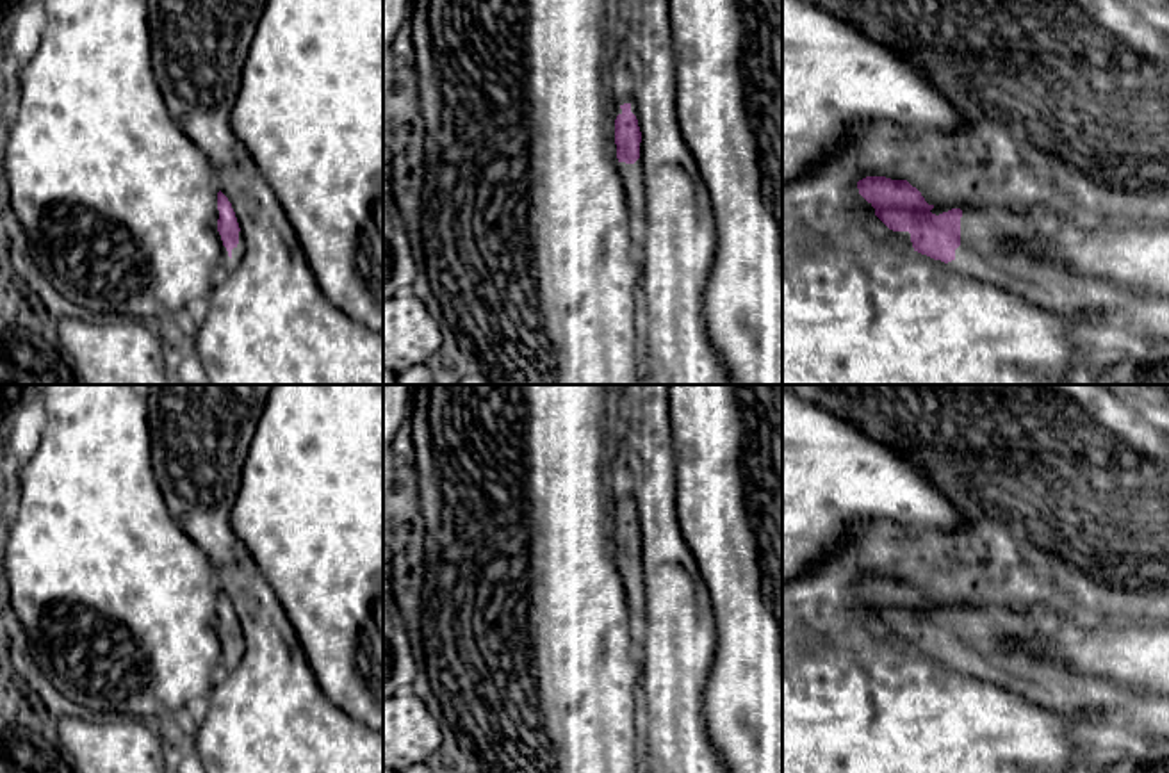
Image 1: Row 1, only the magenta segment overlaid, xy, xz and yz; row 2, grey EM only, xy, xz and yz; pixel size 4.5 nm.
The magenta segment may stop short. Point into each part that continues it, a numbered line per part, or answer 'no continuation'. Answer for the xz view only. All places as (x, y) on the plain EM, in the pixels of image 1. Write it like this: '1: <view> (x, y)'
1: xz (631, 574)

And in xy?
1: xy (228, 663)

